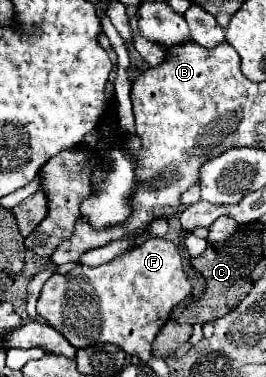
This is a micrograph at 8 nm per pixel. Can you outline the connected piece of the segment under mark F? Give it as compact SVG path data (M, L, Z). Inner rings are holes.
M145 238L133 250L101 266L77 266L69 274L53 272L41 288L37 312L75 348L99 342L121 346L141 360L151 358L151 344L169 320L171 308L191 292L179 248L165 238Z

